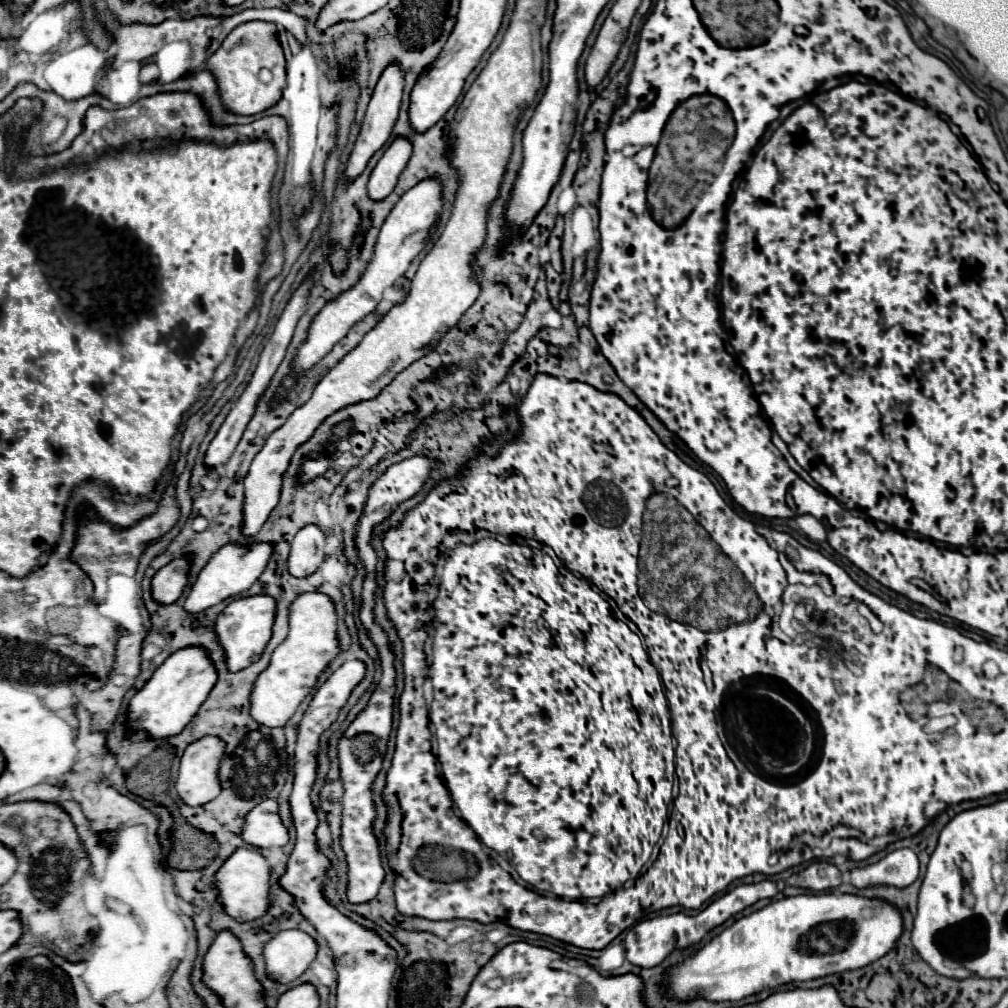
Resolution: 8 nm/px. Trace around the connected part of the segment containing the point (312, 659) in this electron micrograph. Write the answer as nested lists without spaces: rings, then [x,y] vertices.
[[[318,591],[302,593],[302,597],[290,605],[288,637],[274,649],[270,665],[260,673],[254,685],[254,693],[250,697],[250,715],[266,727],[284,727],[338,653],[340,641],[336,603]]]

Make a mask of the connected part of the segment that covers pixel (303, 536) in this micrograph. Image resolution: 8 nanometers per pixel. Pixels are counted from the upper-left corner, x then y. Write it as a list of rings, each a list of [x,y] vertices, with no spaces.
[[[316,525],[300,529],[292,541],[288,569],[294,577],[312,575],[324,561],[324,531]]]

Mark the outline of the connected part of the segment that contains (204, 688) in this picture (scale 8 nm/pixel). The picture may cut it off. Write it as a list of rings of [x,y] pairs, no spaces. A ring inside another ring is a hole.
[[[188,645],[174,651],[152,675],[152,679],[132,697],[130,701],[130,725],[134,729],[144,729],[152,739],[166,739],[180,733],[192,717],[198,713],[200,705],[210,695],[218,681],[218,669],[202,645]]]

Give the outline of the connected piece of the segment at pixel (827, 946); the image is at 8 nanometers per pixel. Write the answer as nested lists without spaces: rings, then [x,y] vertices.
[[[808,893],[784,897],[738,919],[734,925],[726,927],[720,935],[706,943],[698,953],[694,953],[694,957],[688,957],[680,965],[672,967],[668,995],[676,999],[704,997],[710,1001],[738,1001],[762,989],[772,989],[790,981],[810,981],[832,973],[860,969],[894,949],[902,931],[902,913],[894,903],[882,899],[866,899],[848,893]]]

